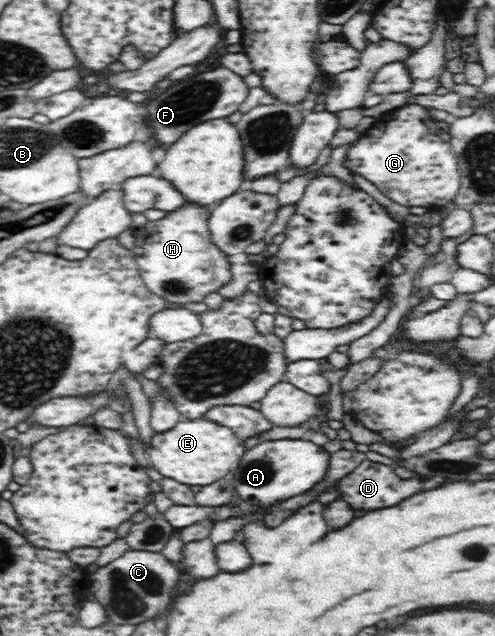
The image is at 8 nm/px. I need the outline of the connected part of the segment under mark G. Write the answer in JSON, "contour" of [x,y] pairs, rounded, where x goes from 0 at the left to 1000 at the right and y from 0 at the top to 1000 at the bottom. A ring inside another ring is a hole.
{"contour":[[[824,160],[816,168],[774,179],[758,189],[745,204],[709,226],[691,259],[743,286],[756,288],[788,316],[796,316],[804,322],[859,324],[901,330],[911,324],[929,297],[929,272],[909,226],[889,217],[891,206],[867,176],[848,165]]]}

